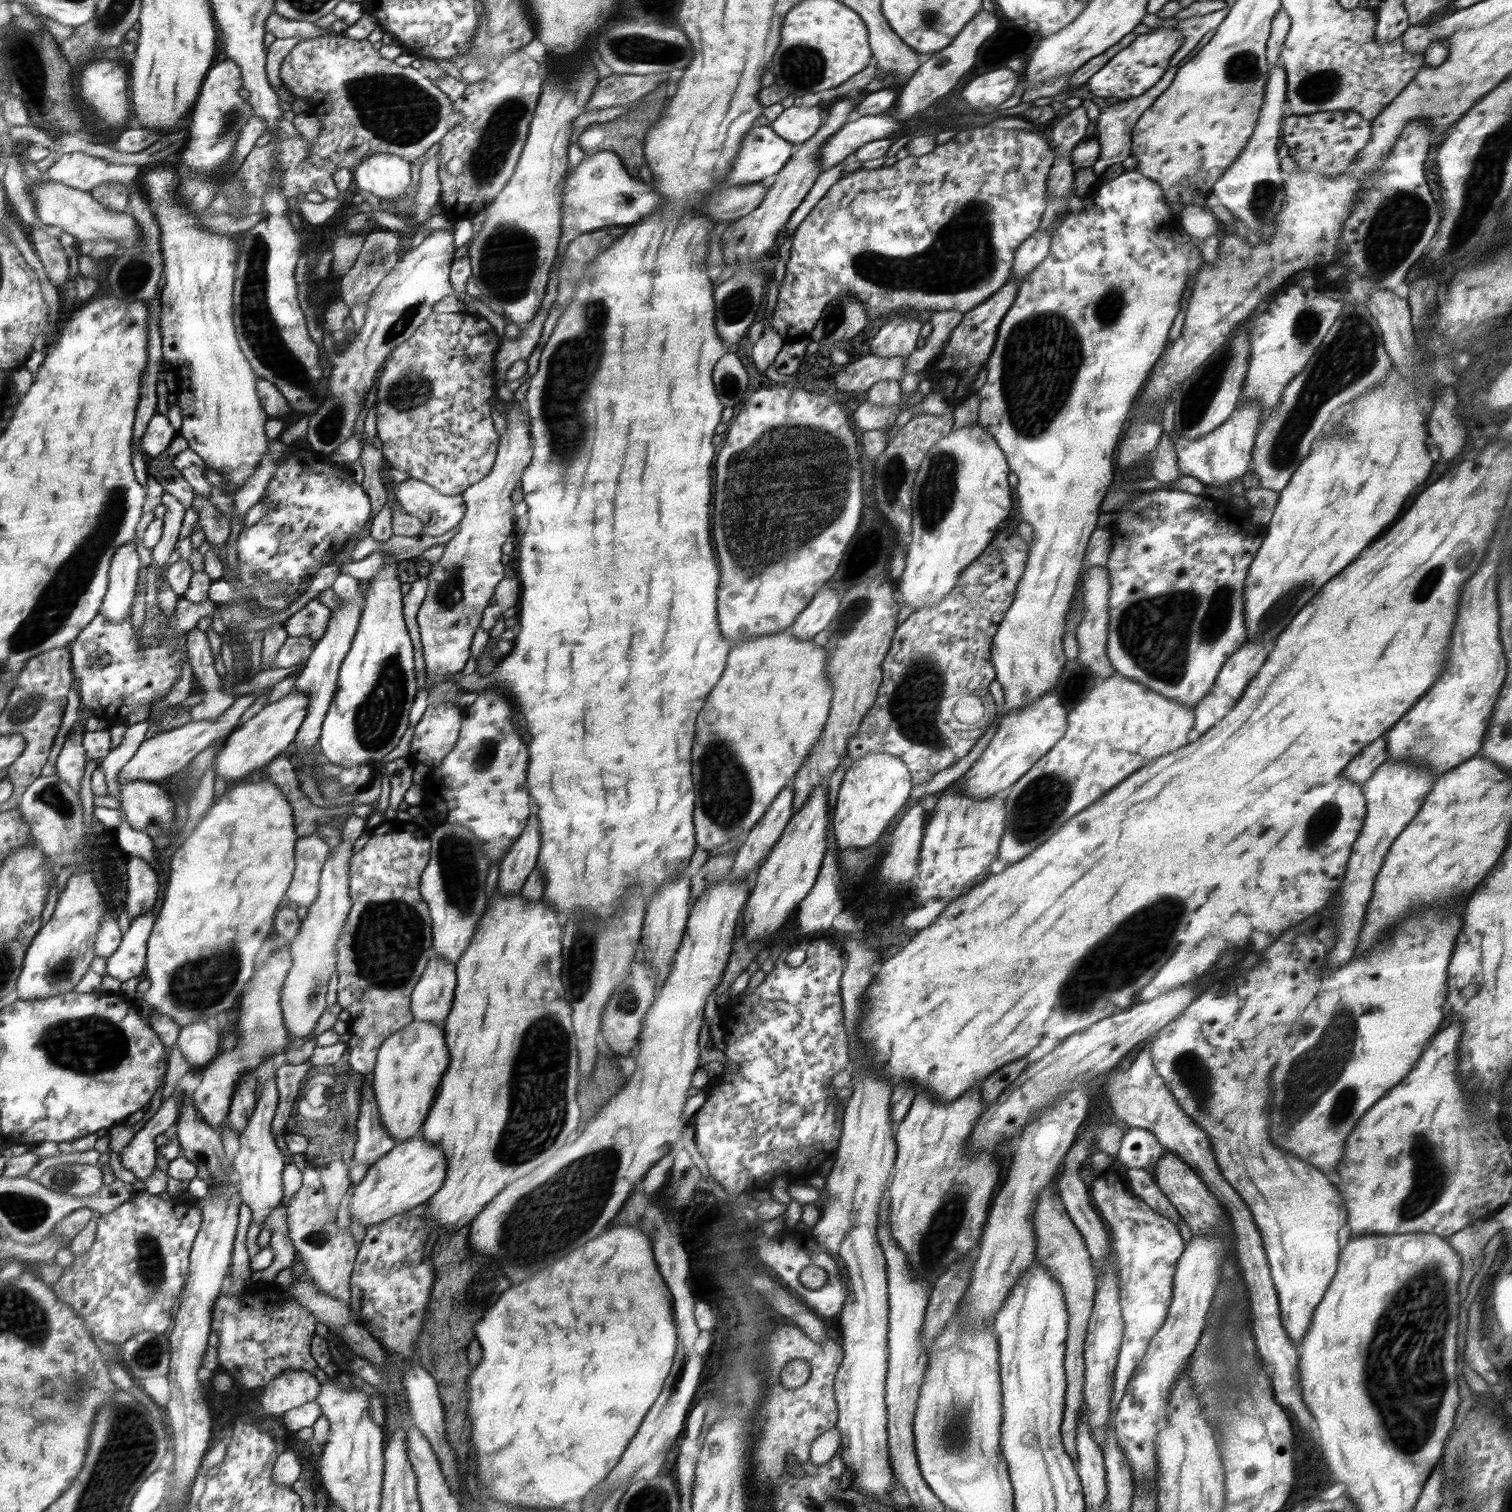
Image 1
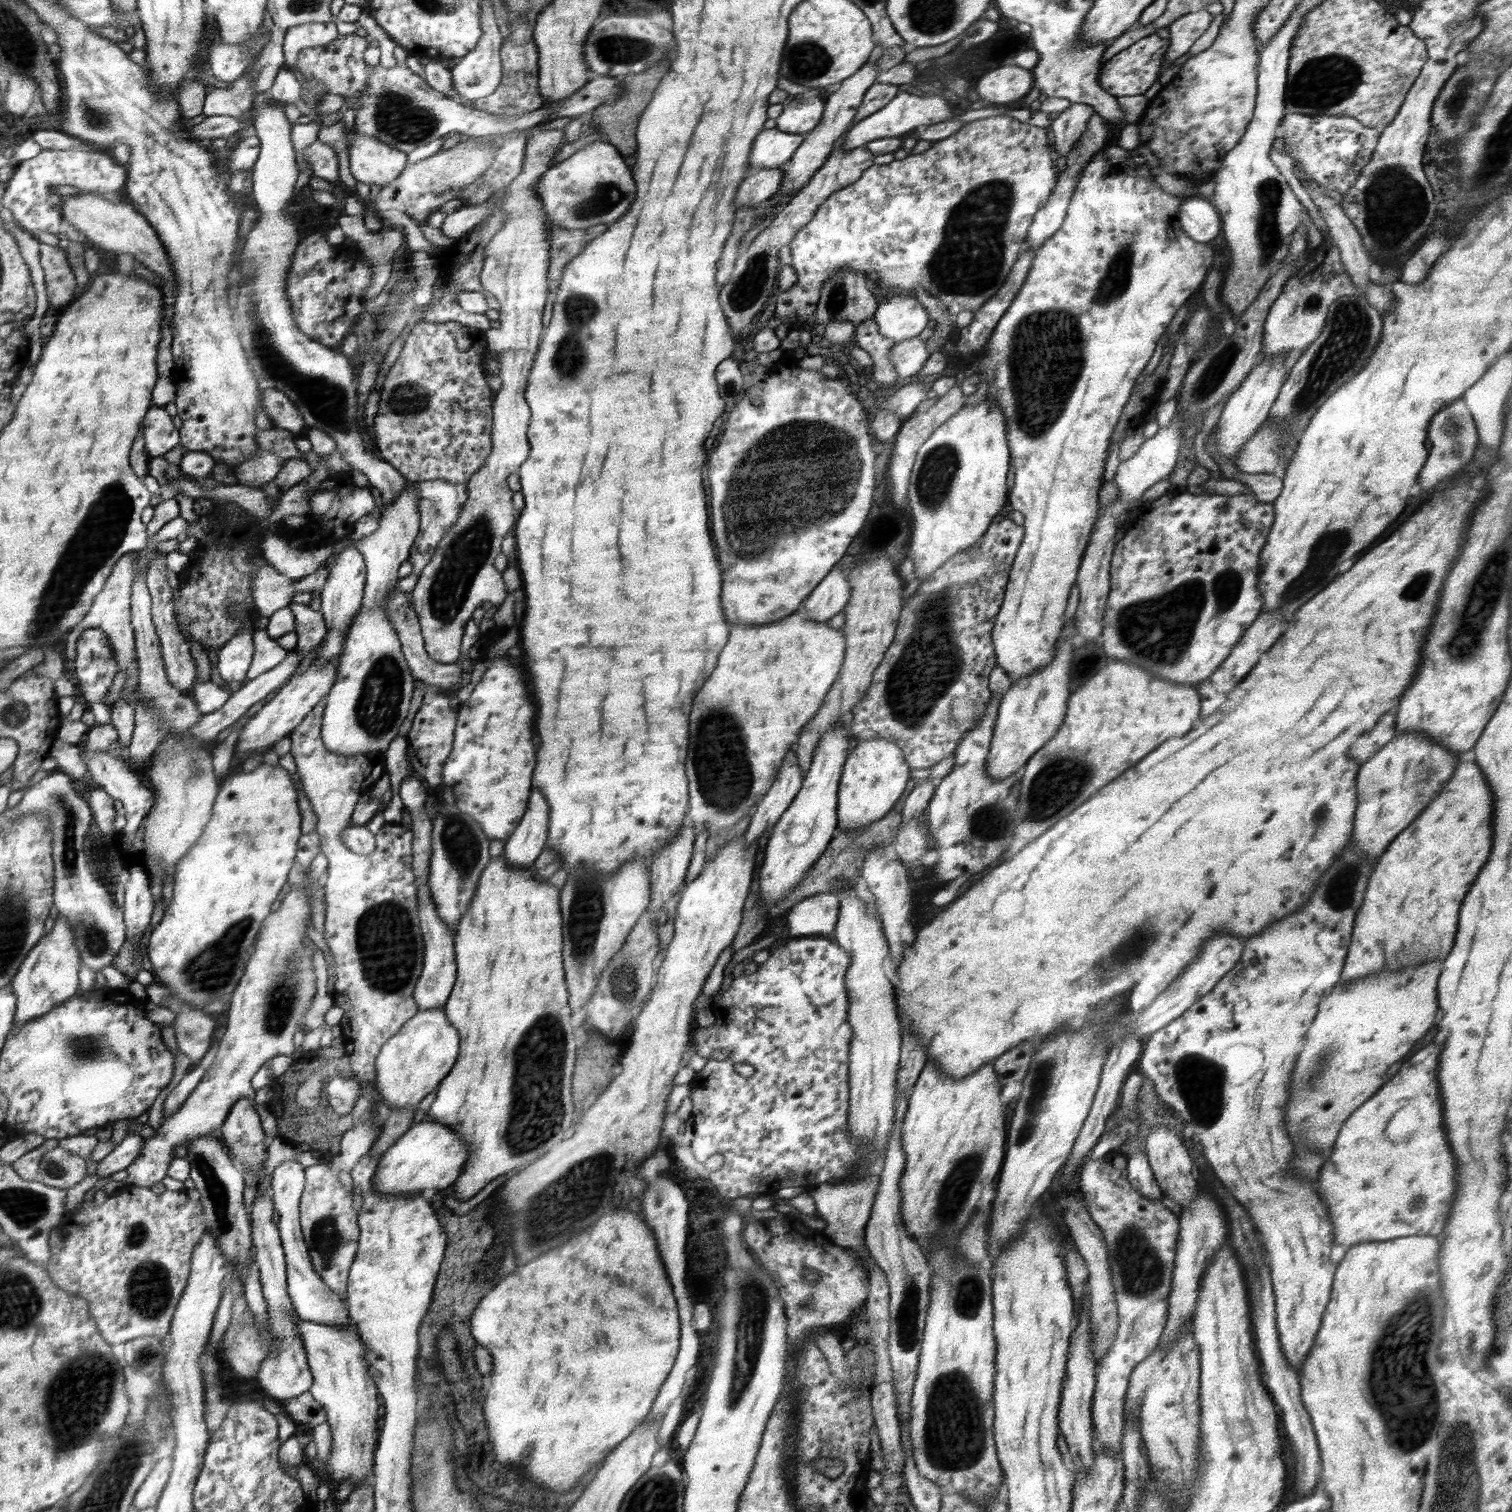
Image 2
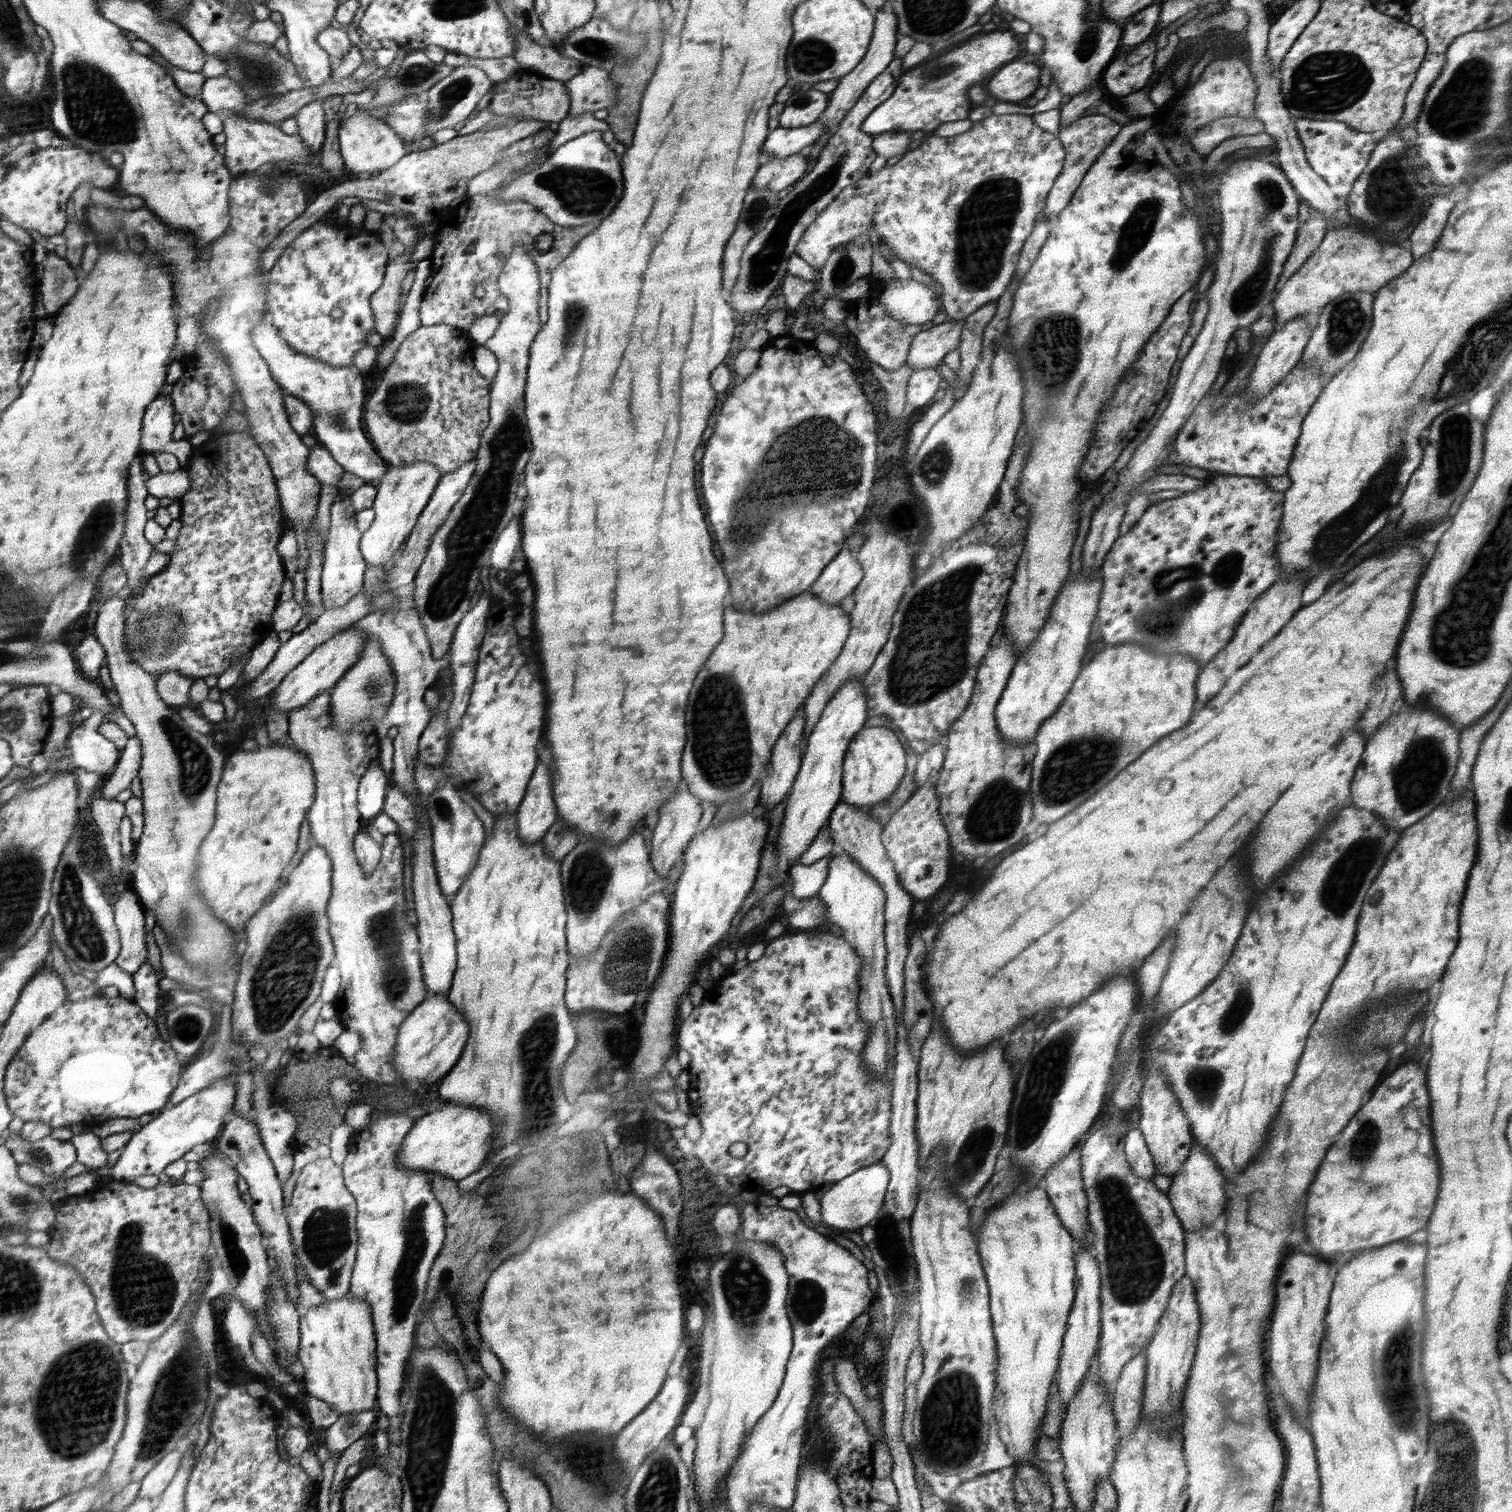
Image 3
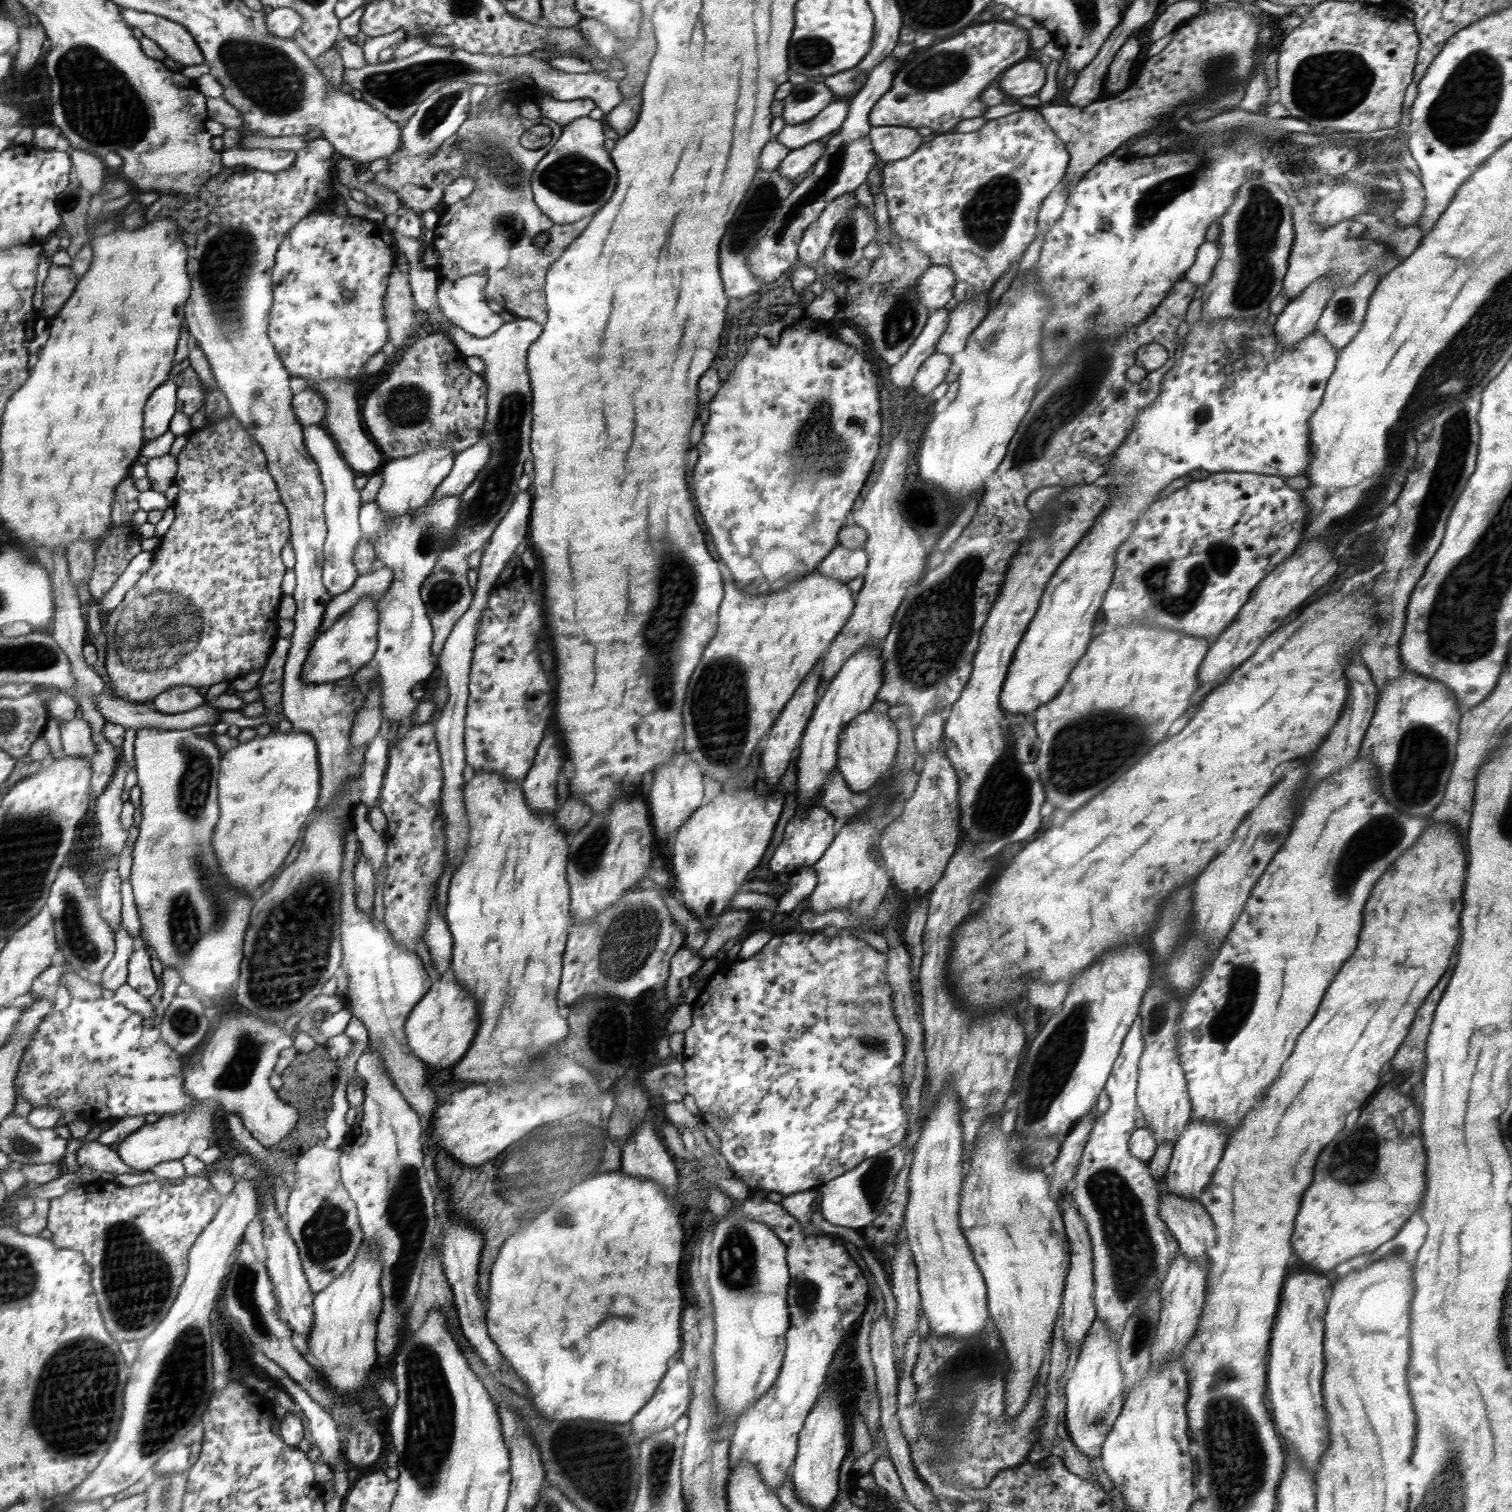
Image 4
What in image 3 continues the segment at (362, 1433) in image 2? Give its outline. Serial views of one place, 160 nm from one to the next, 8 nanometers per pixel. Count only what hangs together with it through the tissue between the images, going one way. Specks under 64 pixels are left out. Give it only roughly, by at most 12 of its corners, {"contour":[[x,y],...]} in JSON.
{"contour":[[352,1290],[303,1311],[304,1392],[376,1404],[372,1311]]}

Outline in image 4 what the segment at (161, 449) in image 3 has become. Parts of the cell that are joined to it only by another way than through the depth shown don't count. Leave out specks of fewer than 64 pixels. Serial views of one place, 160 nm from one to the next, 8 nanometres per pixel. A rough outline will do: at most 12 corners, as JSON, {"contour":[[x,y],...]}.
{"contour":[[166,380],[145,404],[145,441],[169,430],[177,388]]}

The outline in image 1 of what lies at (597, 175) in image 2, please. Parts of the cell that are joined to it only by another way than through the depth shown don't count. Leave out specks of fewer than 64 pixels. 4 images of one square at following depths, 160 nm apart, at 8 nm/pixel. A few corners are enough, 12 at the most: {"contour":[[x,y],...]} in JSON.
{"contour":[[612,151],[564,181],[560,251],[666,204]]}

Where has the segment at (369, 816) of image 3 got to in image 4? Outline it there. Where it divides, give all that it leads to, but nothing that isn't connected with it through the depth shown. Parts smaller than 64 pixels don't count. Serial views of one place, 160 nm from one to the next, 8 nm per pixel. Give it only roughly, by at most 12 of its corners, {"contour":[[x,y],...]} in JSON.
{"contour":[[375,736],[364,753],[359,802],[378,804],[390,741]]}

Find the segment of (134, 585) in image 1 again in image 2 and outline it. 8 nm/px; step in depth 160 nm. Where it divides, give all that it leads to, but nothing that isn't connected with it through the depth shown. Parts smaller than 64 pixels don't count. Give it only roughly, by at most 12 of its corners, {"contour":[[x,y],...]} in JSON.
{"contour":[[122,555],[82,624],[64,638],[76,641],[88,628],[108,636],[123,684],[138,670],[132,624],[135,556]]}

